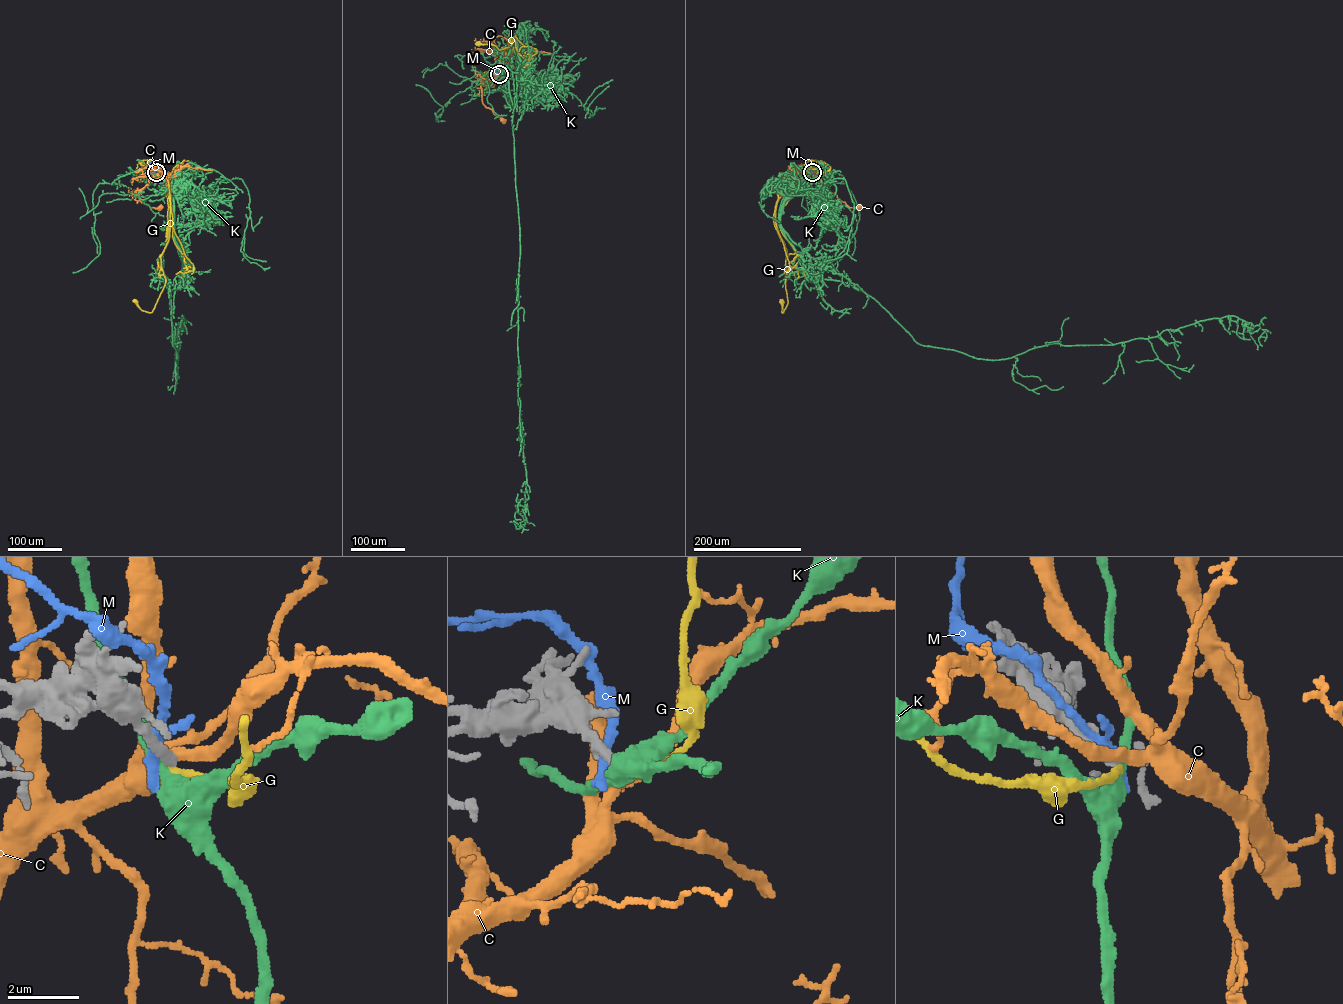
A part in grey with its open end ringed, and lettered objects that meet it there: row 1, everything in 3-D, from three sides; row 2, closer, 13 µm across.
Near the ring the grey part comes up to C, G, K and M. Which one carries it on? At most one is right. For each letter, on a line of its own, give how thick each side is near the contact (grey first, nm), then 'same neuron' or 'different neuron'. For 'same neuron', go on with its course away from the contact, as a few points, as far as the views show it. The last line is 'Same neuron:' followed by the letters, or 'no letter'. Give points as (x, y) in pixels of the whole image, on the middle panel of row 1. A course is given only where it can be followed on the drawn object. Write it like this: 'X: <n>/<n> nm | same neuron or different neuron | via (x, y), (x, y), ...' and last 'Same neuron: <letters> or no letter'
C: 280/320 nm | different neuron
G: 280/200 nm | different neuron
K: 280/320 nm | different neuron
M: 400/200 nm | different neuron
Same neuron: no letter

